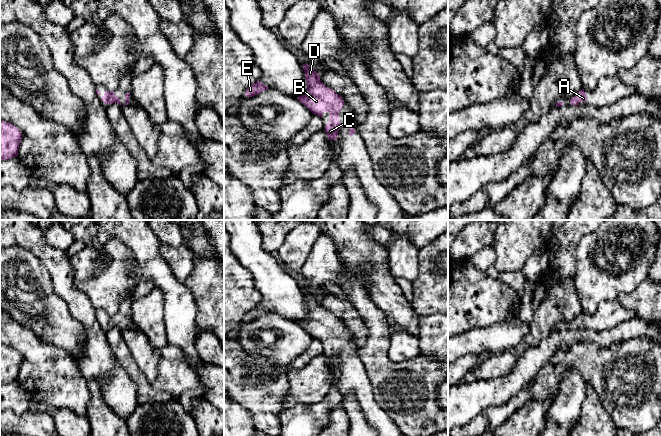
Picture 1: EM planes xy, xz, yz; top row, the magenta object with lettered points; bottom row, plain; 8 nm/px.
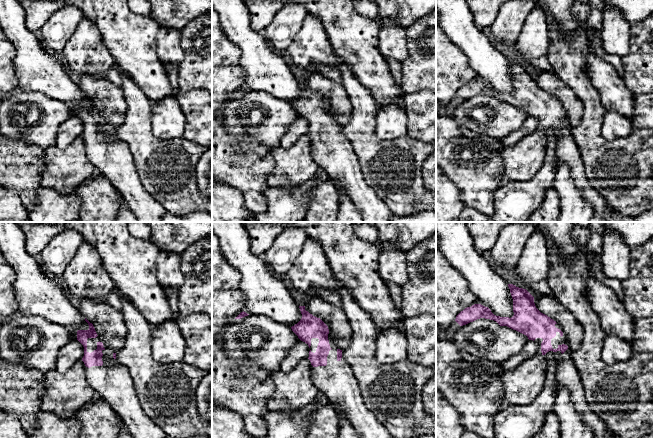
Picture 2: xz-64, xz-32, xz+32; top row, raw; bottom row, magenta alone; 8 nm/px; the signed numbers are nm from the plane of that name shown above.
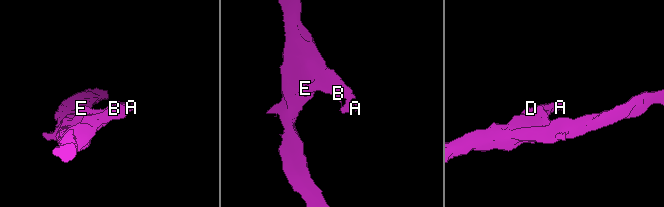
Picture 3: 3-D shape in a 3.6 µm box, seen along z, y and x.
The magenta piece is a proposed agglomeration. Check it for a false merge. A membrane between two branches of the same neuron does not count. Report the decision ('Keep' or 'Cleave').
Keep

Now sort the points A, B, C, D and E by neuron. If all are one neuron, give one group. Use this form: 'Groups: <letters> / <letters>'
Groups: A B C D E

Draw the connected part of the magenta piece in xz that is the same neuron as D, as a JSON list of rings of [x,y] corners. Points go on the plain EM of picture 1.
[[[307,287],[303,288],[305,303],[307,307],[307,316],[298,320],[298,324],[306,330],[314,339],[323,341],[324,336],[329,336],[329,345],[325,350],[325,356],[330,364],[336,364],[338,355],[345,347],[339,345],[339,338],[345,329],[342,320],[338,319],[331,312],[326,311],[320,304],[319,297]]]

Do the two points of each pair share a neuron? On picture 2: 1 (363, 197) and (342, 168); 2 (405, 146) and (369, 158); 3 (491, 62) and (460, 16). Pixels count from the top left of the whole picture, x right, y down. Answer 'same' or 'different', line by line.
1: same
2: same
3: same

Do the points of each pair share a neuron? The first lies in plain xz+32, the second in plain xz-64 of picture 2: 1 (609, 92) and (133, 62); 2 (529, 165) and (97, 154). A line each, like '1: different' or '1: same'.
1: same
2: different

